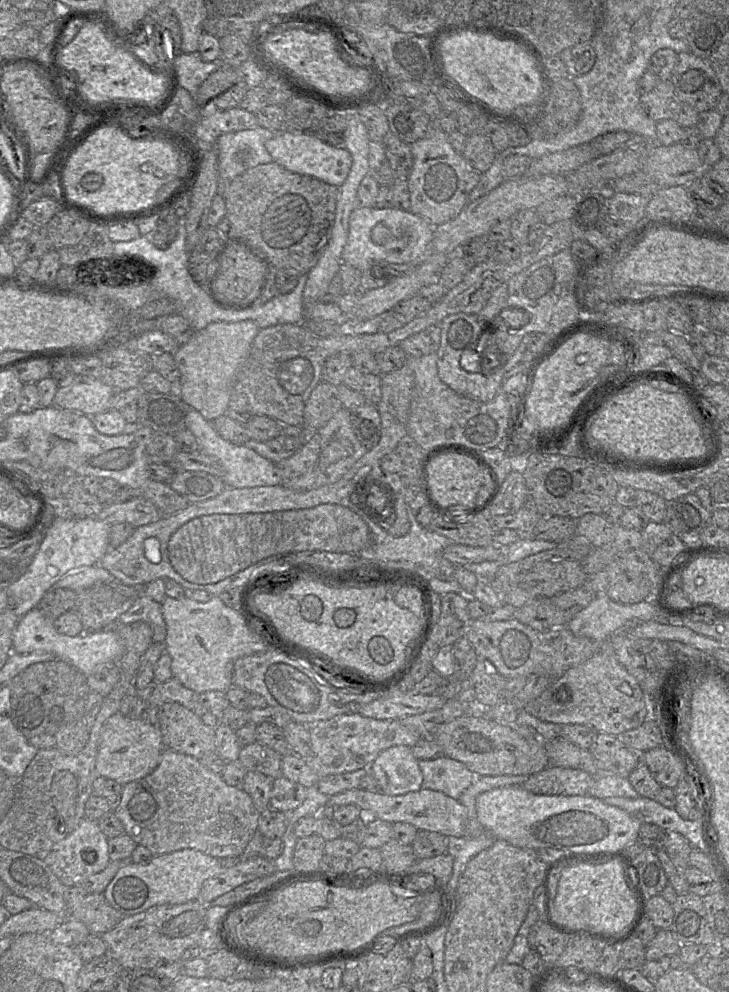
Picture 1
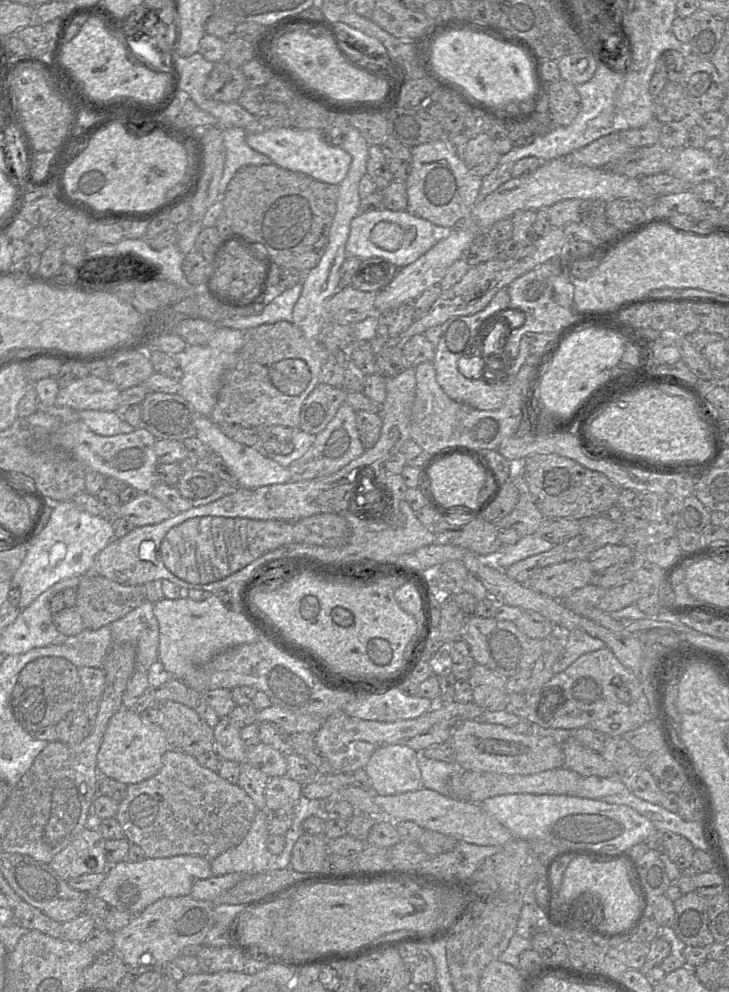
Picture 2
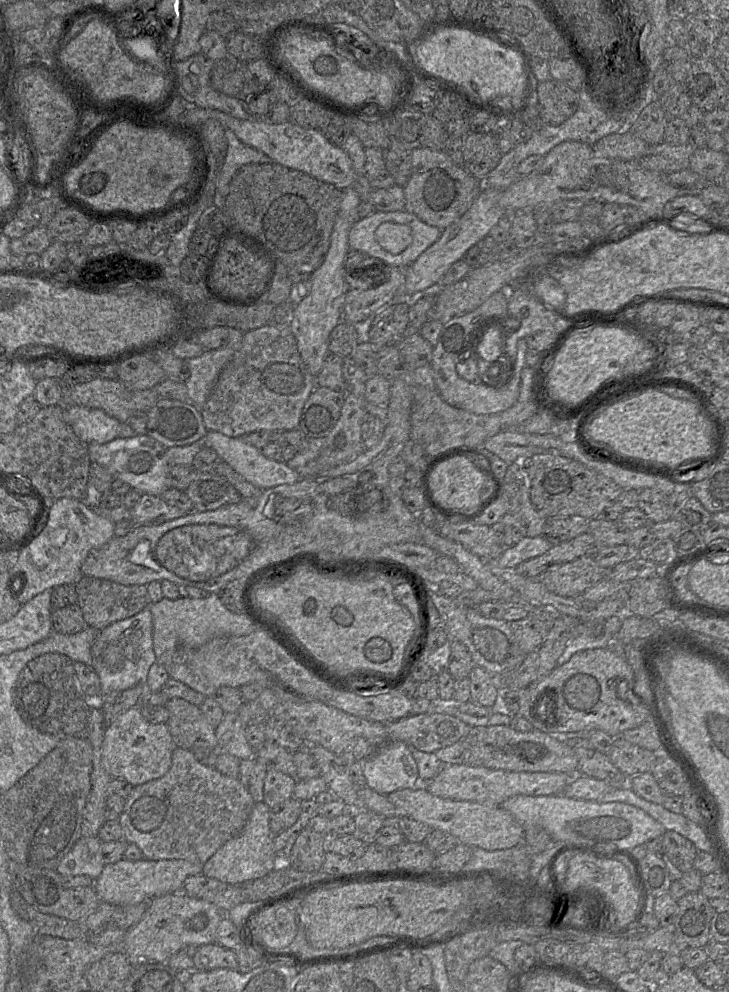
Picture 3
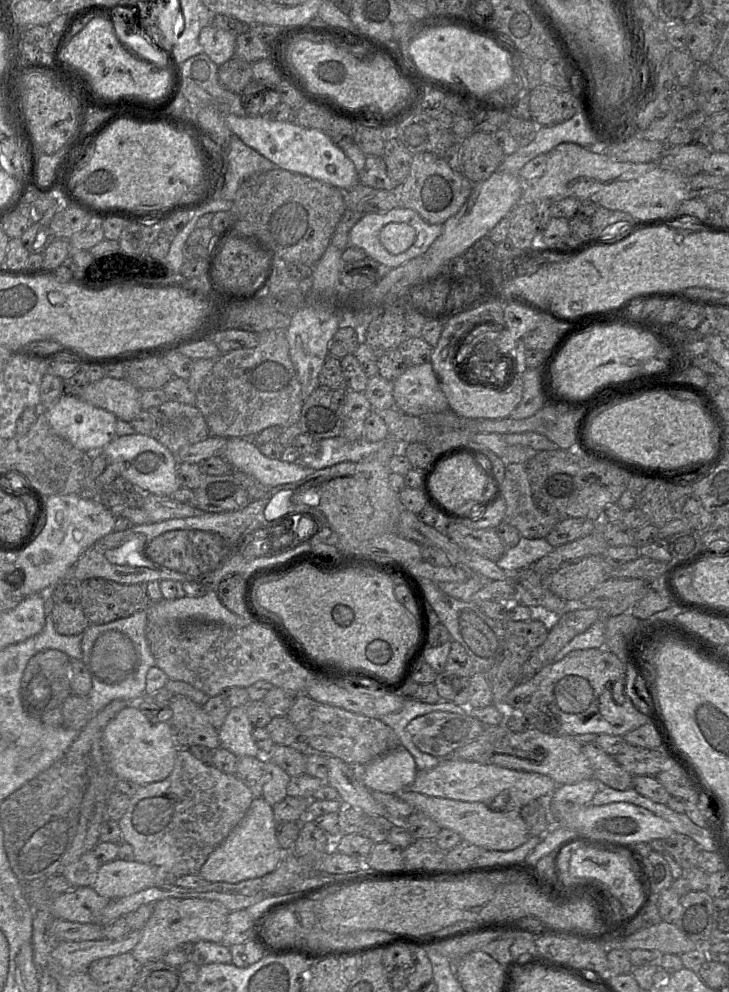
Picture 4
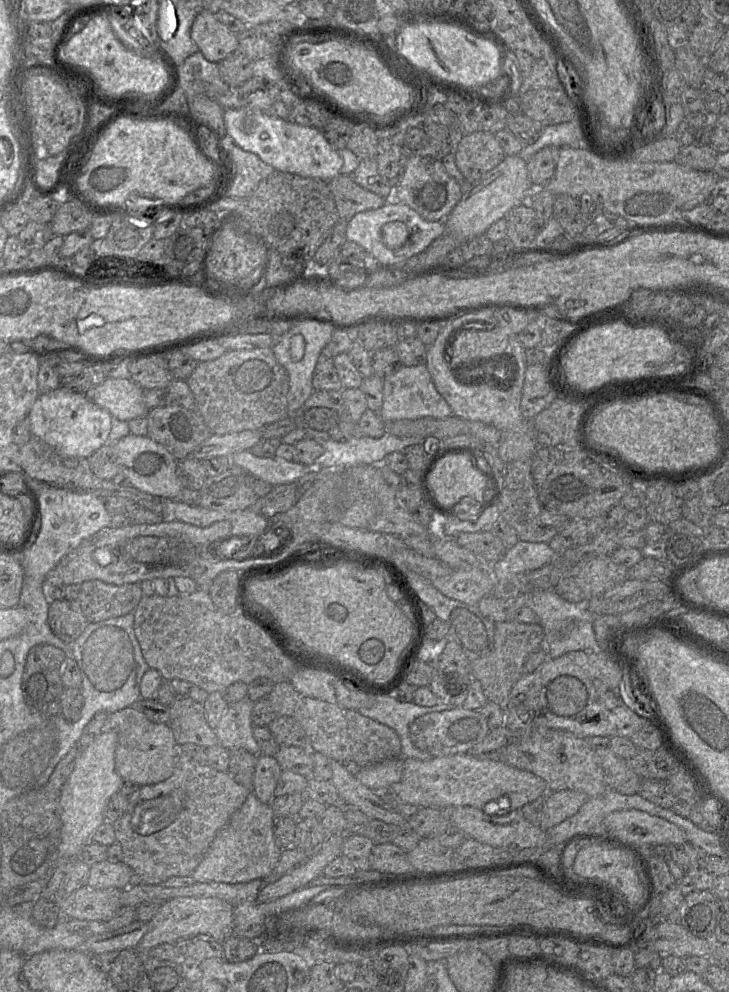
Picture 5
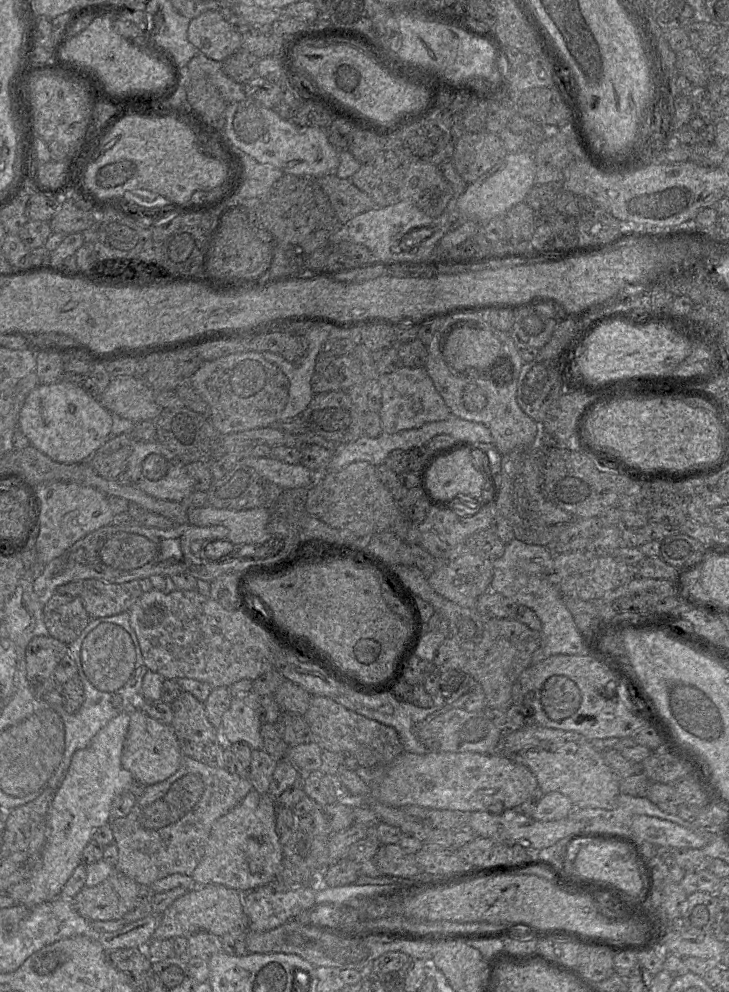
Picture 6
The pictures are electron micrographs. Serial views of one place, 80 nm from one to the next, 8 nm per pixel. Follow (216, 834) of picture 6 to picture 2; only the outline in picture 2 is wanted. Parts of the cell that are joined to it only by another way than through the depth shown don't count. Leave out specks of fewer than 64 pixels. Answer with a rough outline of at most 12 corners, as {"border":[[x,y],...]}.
{"border":[[267,810],[245,838],[210,862],[213,876],[253,876],[273,865]]}

